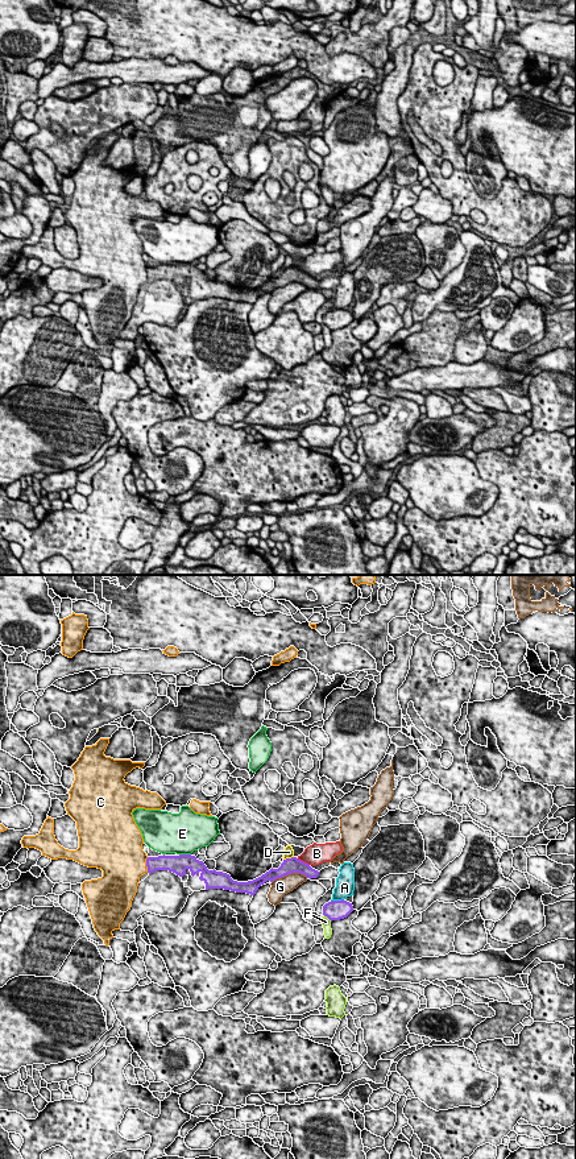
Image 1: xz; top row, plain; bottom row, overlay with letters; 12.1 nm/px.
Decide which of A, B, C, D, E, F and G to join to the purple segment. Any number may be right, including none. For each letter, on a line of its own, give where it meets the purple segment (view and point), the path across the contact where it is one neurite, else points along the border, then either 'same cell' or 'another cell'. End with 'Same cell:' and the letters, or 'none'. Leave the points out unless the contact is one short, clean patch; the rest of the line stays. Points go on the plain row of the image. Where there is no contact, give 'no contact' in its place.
A: contact xz (336, 310); another cell
B: contact xz (302, 270); another cell
C: contact xz (146, 274); another cell
D: contact xz (288, 268); another cell
E: contact xz (185, 264); another cell
F: contact xz (328, 327); another cell
G: contact xz (289, 282); another cell
Same cell: none

